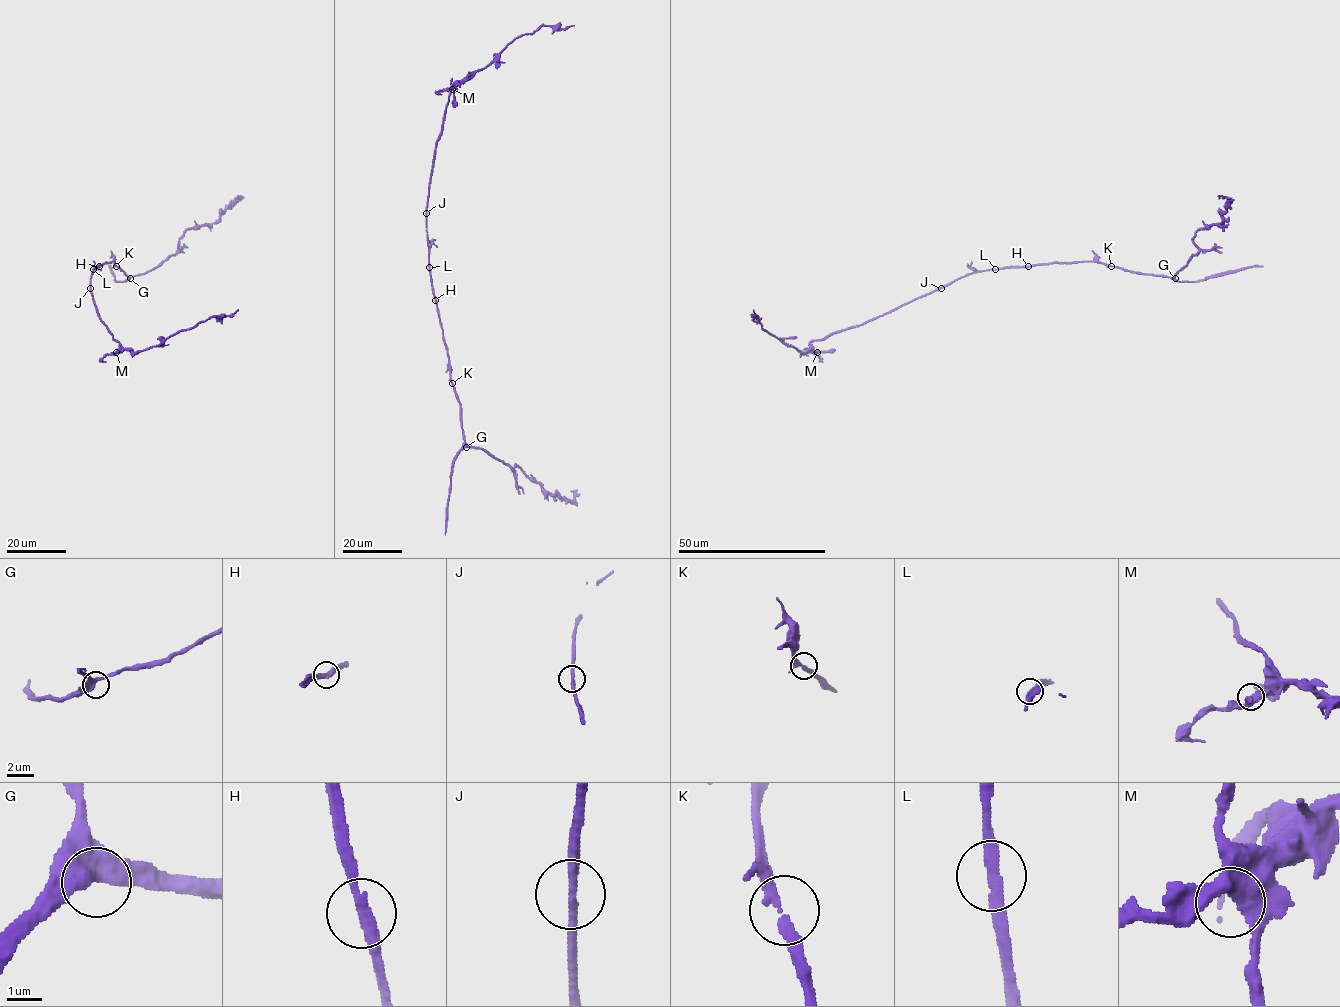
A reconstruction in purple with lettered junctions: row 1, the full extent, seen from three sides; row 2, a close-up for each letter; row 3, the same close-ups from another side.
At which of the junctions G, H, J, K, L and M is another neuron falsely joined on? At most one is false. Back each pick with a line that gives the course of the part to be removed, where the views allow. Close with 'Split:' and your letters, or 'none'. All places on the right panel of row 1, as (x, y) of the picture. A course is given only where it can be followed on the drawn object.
Split: none

